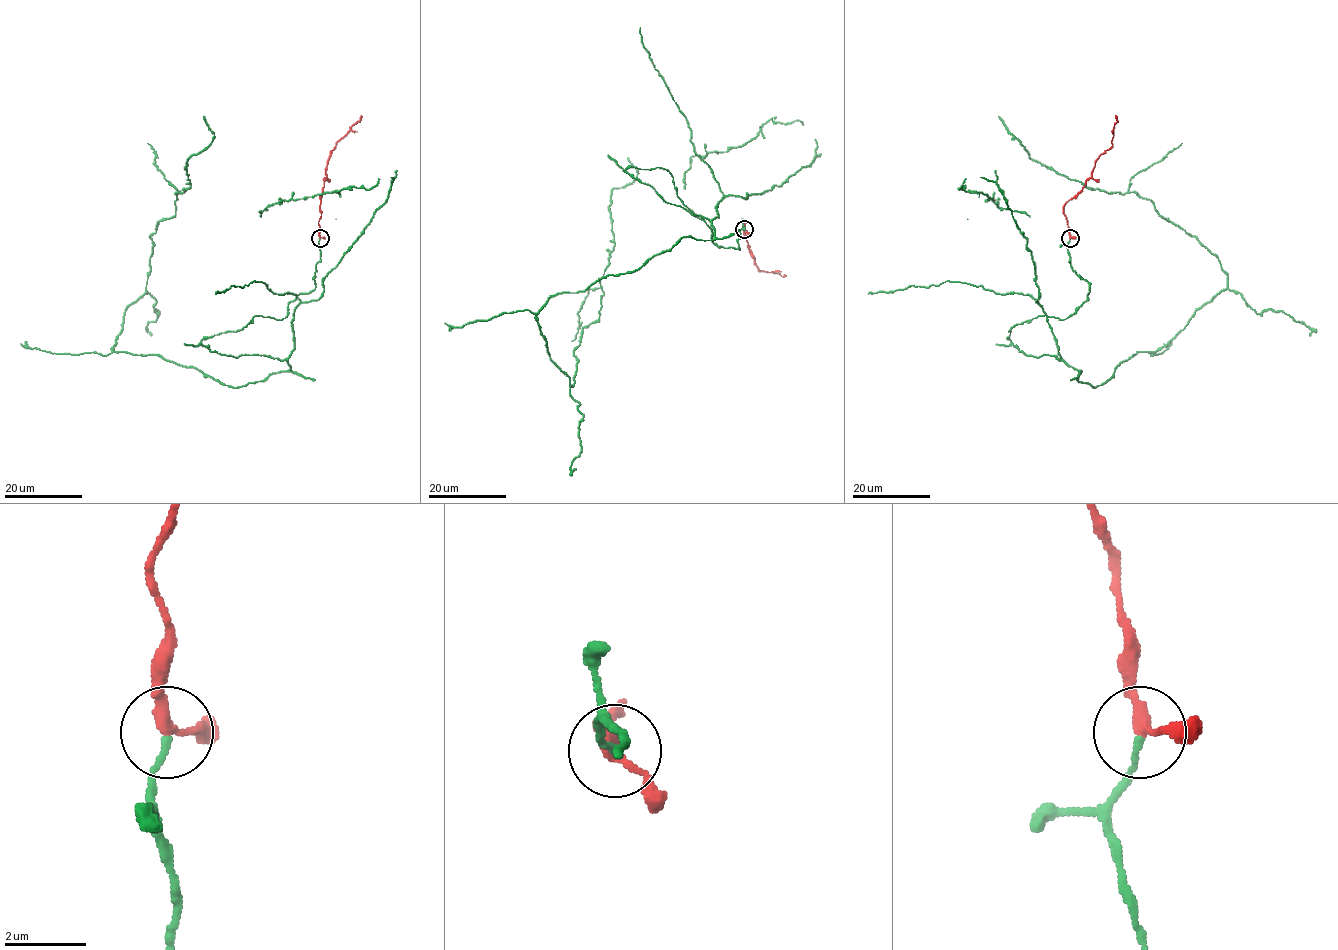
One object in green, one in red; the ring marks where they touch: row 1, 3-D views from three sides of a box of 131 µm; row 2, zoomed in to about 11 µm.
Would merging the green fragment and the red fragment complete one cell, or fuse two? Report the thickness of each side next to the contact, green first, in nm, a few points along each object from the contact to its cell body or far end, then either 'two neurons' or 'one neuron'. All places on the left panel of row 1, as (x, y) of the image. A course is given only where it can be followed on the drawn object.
150/240 nm | green via (320, 238), (287, 315), (200, 342), (290, 370), (230, 387), (112, 350), (212, 141), (203, 116) | red via (320, 237), (319, 205), (328, 160), (336, 143), (361, 115) | one neuron

